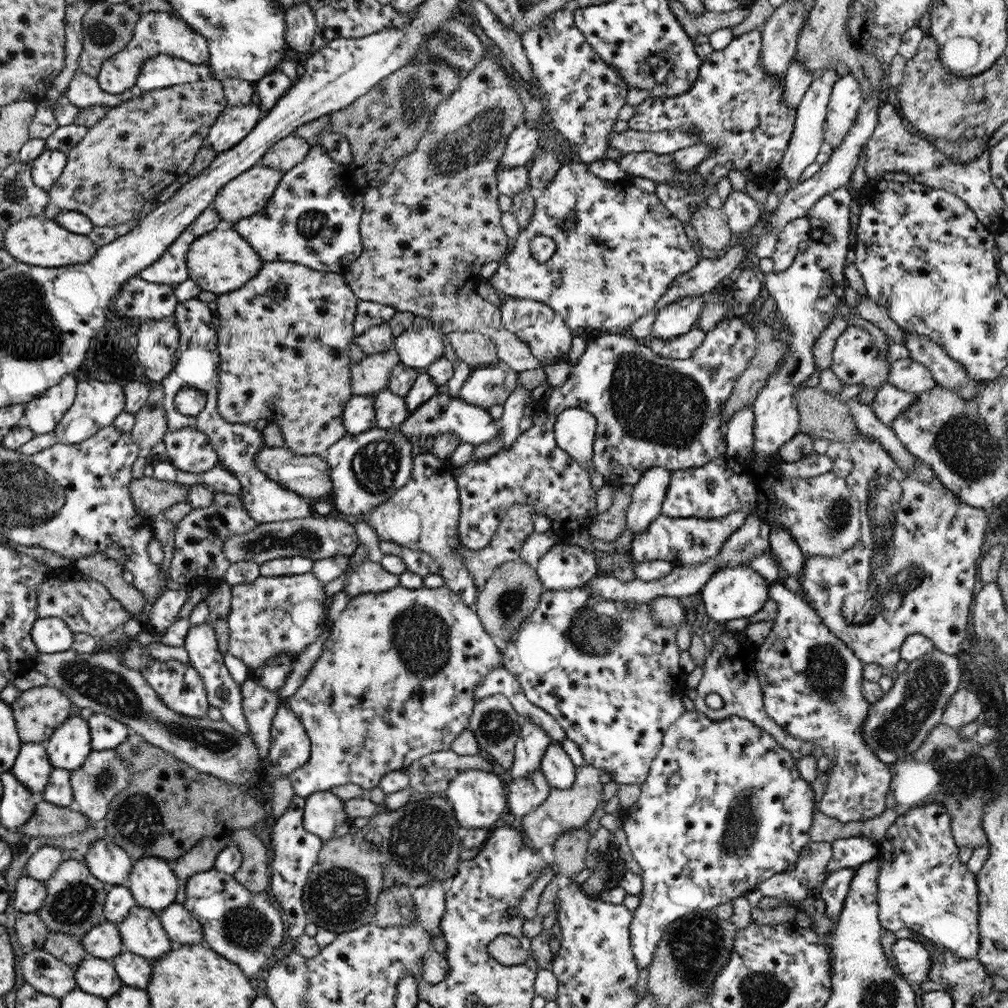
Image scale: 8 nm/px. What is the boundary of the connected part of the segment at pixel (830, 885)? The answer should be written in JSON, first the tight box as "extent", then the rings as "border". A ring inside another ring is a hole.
{"extent":[819,867,854,923],"border":[[[854,867],[843,868],[829,874],[819,889],[822,899],[826,903],[826,914],[834,923],[845,904],[850,882],[854,878]]]}

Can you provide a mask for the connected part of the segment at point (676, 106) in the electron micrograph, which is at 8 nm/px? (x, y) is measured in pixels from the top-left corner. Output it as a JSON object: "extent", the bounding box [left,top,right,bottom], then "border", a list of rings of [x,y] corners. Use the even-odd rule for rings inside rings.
{"extent":[628,26,797,223],"border":[[[758,26],[750,32],[735,36],[723,50],[713,50],[706,60],[701,63],[700,73],[695,84],[690,91],[674,98],[652,98],[642,101],[638,105],[638,111],[628,121],[629,128],[635,131],[660,132],[664,130],[674,130],[683,126],[694,126],[696,132],[700,132],[699,144],[712,144],[716,151],[714,155],[706,157],[702,163],[695,166],[698,176],[704,180],[704,187],[698,193],[690,193],[688,189],[684,191],[684,185],[680,183],[658,184],[656,194],[658,200],[666,206],[673,216],[680,223],[691,223],[692,210],[696,206],[709,204],[717,192],[718,180],[728,178],[730,170],[738,170],[740,174],[746,176],[746,180],[757,180],[758,176],[770,170],[780,170],[782,156],[788,146],[788,140],[792,136],[794,124],[796,122],[797,107],[788,107],[784,103],[783,81],[769,74],[762,67],[762,28]]]}

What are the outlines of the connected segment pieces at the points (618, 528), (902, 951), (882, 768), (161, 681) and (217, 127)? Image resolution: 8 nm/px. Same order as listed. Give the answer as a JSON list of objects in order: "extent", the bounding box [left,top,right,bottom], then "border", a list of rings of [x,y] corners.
[{"extent":[590,484,632,542],"border":[[[617,484],[613,504],[596,516],[590,535],[604,542],[616,542],[627,528],[627,510],[631,502],[632,485]]]},{"extent":[892,940,933,988],"border":[[[897,940],[892,946],[892,956],[896,960],[897,972],[915,988],[930,981],[930,970],[933,968],[930,953],[923,944],[910,940]]]},{"extent":[754,581,893,823],"border":[[[770,581],[770,598],[775,600],[778,613],[774,625],[765,641],[755,650],[754,670],[763,692],[763,708],[766,714],[778,726],[782,727],[790,736],[824,750],[832,767],[830,777],[822,799],[817,802],[817,807],[831,819],[843,823],[854,820],[868,820],[882,814],[886,808],[886,794],[891,790],[893,767],[883,763],[862,737],[862,724],[868,718],[868,711],[872,705],[865,700],[862,693],[862,668],[864,663],[842,642],[826,623],[818,611],[799,595],[795,595],[782,583]]]},{"extent":[139,657,209,718],"border":[[[154,657],[148,663],[148,667],[142,667],[139,671],[144,674],[149,684],[157,691],[157,695],[170,709],[194,718],[207,718],[209,698],[206,698],[205,681],[197,668],[186,666],[176,659],[162,661]]]},{"extent":[210,100,260,154],"border":[[[254,100],[248,104],[226,106],[220,118],[210,127],[210,146],[217,154],[234,148],[256,127],[260,120],[260,108],[254,106]]]}]

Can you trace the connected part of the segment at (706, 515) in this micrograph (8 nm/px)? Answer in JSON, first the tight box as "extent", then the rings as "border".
{"extent":[661,453,861,559],"border":[[[778,453],[766,460],[751,458],[747,463],[723,456],[699,468],[675,471],[661,514],[679,519],[710,519],[748,510],[747,516],[766,518],[769,524],[774,522],[778,528],[790,532],[806,557],[836,559],[846,550],[854,549],[861,536],[860,504],[845,478],[832,471],[812,478],[790,477],[781,470],[784,464]]]}

